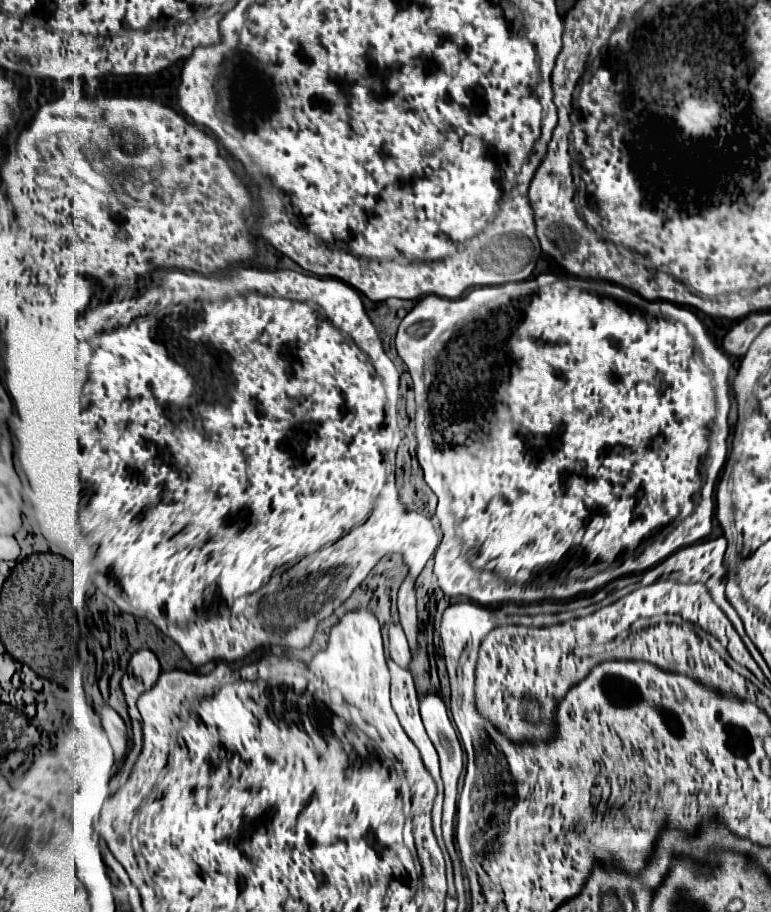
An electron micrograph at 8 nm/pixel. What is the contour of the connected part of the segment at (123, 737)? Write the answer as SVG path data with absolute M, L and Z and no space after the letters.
M103 706L99 716L101 716L101 724L109 736L109 742L113 746L116 762L121 763L127 754L127 726L121 720L121 716L109 706Z

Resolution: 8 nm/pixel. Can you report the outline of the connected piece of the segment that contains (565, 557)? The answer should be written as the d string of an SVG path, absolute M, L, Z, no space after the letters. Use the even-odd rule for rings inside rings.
M553 276L553 284L541 284L537 292L529 292L529 296L517 296L517 300L509 300L509 304L493 304L497 298L497 286L473 288L468 296L466 294L459 300L447 300L429 294L420 298L415 308L399 324L395 346L399 358L405 362L413 378L415 400L417 400L415 420L417 420L417 442L419 442L417 448L419 464L423 468L424 480L433 492L437 492L439 488L449 488L449 496L453 496L453 516L457 516L457 528L443 528L443 540L433 556L435 560L433 572L439 580L439 588L447 596L467 596L485 606L503 604L503 602L531 604L541 600L567 600L583 592L593 592L619 576L643 572L649 566L655 566L653 564L655 558L657 562L661 562L679 548L689 546L701 538L707 538L712 531L715 488L728 456L727 439L731 430L728 424L731 408L731 388L729 388L731 364L727 360L727 354L723 349L715 346L704 324L688 308L675 306L671 302L661 302L663 316L671 318L667 320L663 316L653 316L659 310L655 306L651 308L651 302L641 300L641 308L649 308L651 312L645 314L633 310L630 304L615 300L613 296L591 294L579 288L573 278L575 276ZM487 298L493 300L485 304ZM431 404L437 404L437 410L433 410Z

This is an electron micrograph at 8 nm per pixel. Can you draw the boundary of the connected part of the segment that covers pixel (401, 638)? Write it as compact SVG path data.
M391 624L391 628L389 628L389 652L391 652L393 662L397 662L401 668L409 668L411 650L409 650L407 638L403 634L403 628L399 628L397 624Z

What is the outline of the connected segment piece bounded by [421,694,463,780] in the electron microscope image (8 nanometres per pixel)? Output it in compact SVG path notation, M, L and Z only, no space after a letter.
M425 694L421 698L421 718L439 754L441 776L445 780L457 780L463 772L463 748L439 694Z

